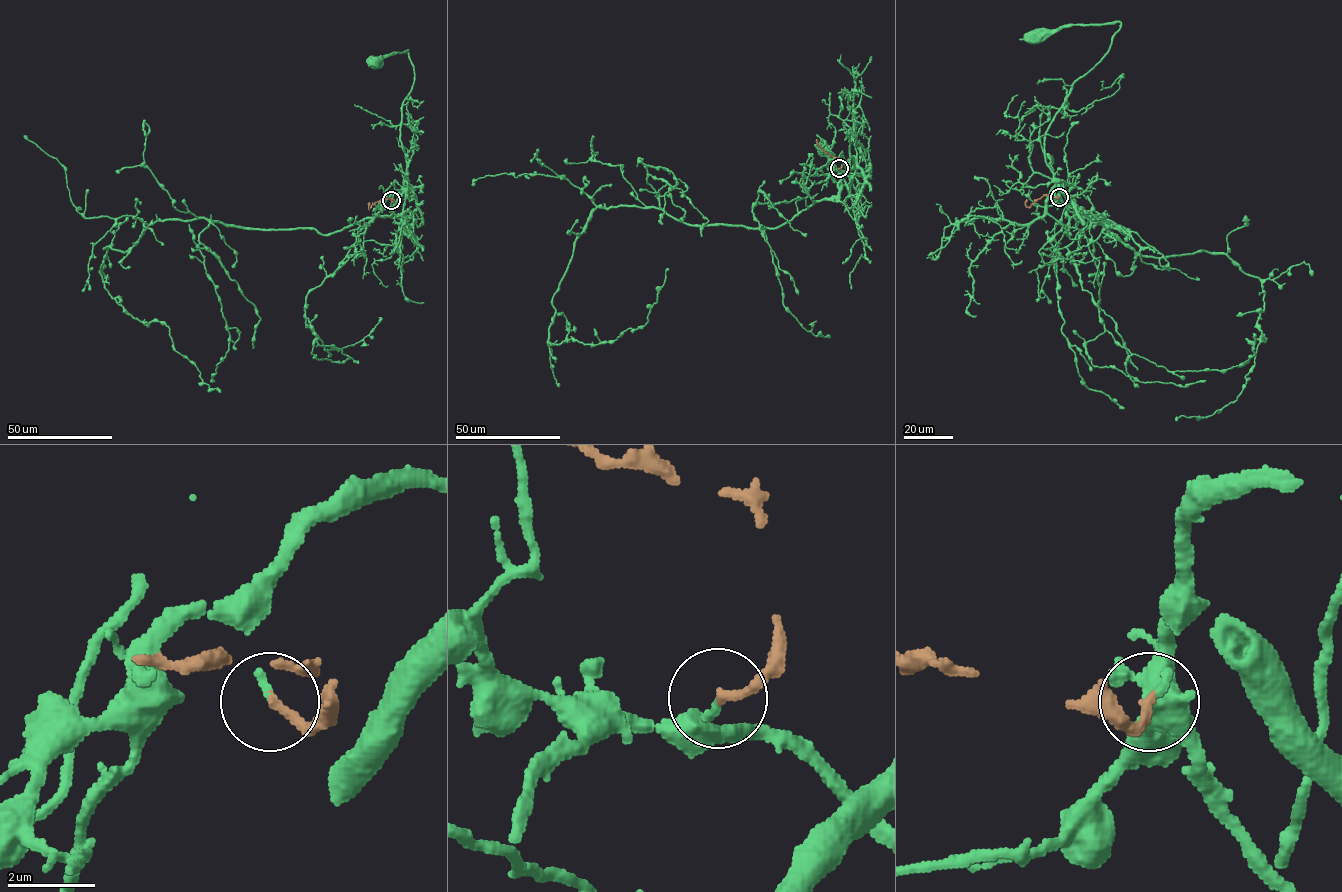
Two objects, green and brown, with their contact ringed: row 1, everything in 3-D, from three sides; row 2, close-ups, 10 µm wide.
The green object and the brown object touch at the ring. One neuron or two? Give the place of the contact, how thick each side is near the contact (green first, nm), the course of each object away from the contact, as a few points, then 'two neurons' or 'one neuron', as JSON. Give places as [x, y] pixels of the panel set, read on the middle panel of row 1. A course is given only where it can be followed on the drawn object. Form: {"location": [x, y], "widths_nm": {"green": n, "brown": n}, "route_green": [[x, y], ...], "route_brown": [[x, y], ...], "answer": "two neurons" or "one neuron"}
{"location": [839, 168], "widths_nm": {"green": 150, "brown": 200}, "route_green": [[839, 168], [851, 178], [854, 156], [848, 166], [861, 204], [856, 221], [845, 181], [831, 167], [824, 148]], "route_brown": [[839, 168], [841, 160], [830, 156], [817, 141]], "answer": "one neuron"}

